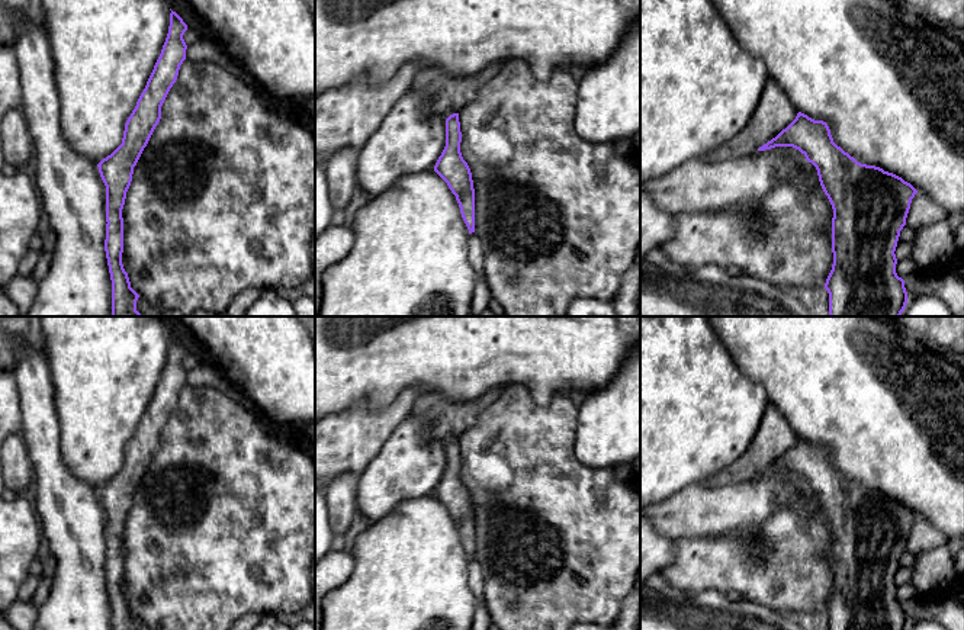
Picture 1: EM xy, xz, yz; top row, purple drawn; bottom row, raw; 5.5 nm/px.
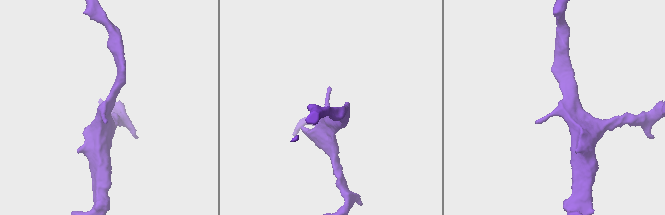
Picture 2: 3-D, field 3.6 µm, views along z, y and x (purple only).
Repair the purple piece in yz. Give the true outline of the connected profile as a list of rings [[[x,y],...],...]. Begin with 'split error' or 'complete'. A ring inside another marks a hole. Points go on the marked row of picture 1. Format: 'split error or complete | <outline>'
complete | [[[798,112],[796,119],[758,151],[793,147],[812,163],[832,209],[833,264],[826,279],[830,316],[900,316],[907,303],[904,280],[896,273],[896,247],[918,190],[902,177],[858,163],[833,142],[826,122]]]

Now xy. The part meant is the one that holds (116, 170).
complete | [[[171,10],[166,42],[147,86],[125,123],[122,144],[97,164],[106,186],[105,251],[112,280],[112,316],[141,316],[136,311],[139,295],[131,287],[122,264],[122,209],[132,181],[134,167],[161,119],[161,106],[186,60],[187,45],[183,39],[186,30],[187,25]]]

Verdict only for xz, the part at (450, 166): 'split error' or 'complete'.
complete

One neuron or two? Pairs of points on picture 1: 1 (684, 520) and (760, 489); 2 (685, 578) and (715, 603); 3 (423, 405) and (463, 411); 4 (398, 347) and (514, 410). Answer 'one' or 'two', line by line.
1: one
2: two
3: one
4: two

